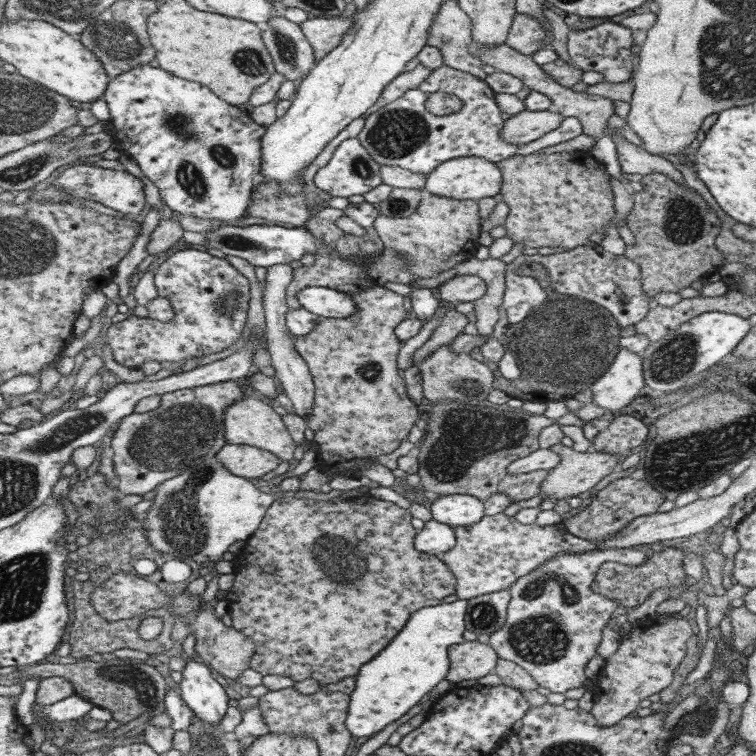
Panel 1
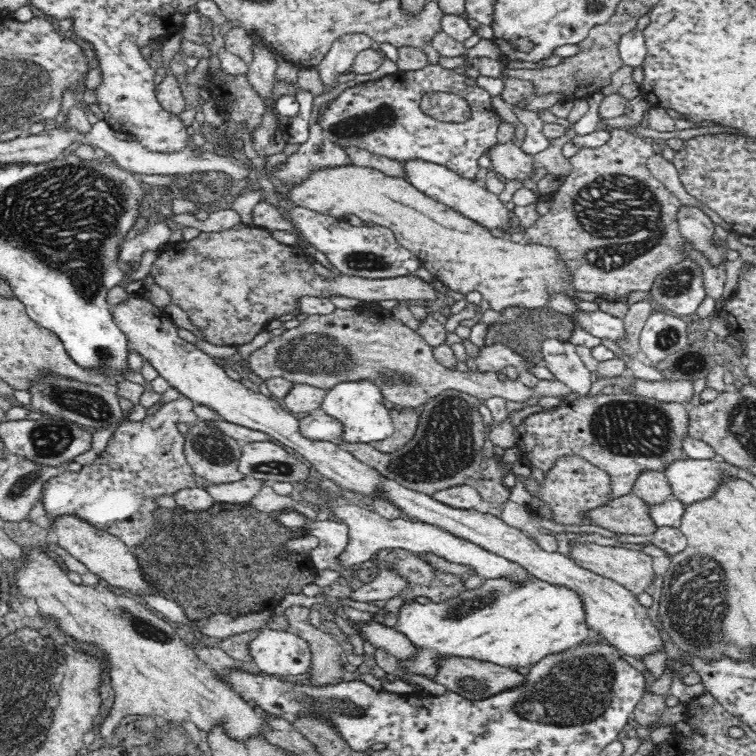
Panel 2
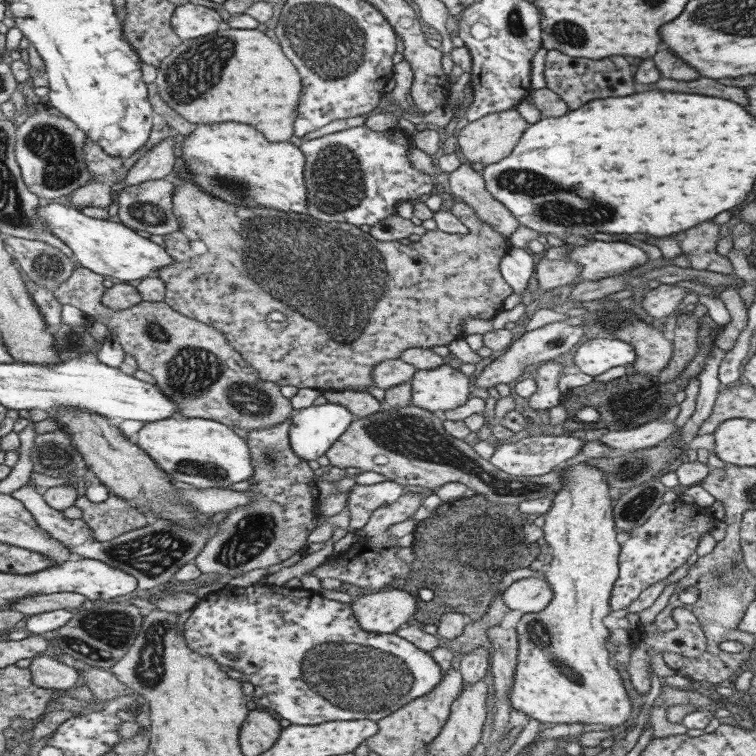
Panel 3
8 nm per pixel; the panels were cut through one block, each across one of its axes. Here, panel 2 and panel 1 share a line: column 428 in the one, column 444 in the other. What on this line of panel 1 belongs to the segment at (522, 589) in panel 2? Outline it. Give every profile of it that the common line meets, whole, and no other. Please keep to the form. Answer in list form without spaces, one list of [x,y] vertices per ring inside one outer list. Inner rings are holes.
[[[455,600],[420,608],[409,615],[403,628],[374,656],[359,667],[345,720],[350,735],[369,738],[413,708],[420,698],[445,678],[448,646],[463,642],[466,601]]]

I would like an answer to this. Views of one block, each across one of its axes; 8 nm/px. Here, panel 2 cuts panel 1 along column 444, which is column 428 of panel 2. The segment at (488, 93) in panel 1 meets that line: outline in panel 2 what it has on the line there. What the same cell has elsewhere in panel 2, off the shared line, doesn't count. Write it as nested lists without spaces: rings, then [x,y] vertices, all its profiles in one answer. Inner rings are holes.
[[[439,64],[426,65],[420,70],[409,70],[386,75],[373,81],[356,84],[353,88],[344,90],[337,98],[322,105],[318,110],[316,123],[322,127],[325,137],[341,147],[357,146],[368,152],[397,161],[421,158],[435,162],[453,170],[464,178],[472,178],[478,172],[478,160],[492,144],[496,144],[496,130],[500,116],[492,108],[492,96],[479,88],[476,79],[467,75],[457,74],[454,69],[444,68]],[[428,92],[446,92],[456,94],[467,101],[470,106],[470,118],[464,122],[442,122],[436,120],[421,109],[421,100]]]

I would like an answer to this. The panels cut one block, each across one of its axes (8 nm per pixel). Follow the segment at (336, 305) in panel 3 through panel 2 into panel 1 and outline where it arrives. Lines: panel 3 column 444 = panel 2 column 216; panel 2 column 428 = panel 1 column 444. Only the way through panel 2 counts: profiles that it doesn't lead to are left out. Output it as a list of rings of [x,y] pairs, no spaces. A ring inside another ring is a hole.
[[[455,275],[438,287],[440,300],[446,303],[473,302],[482,298],[487,290],[486,282],[475,275]]]

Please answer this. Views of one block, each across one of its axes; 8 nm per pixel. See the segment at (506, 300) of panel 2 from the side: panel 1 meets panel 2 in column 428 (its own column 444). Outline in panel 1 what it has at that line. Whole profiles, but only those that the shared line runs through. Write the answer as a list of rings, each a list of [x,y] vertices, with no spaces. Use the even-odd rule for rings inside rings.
[[[422,190],[419,204],[409,216],[389,218],[379,214],[372,225],[384,248],[390,248],[398,256],[408,255],[413,264],[408,266],[408,271],[419,279],[437,276],[439,272],[469,260],[483,240],[479,222],[477,201],[445,198]]]

